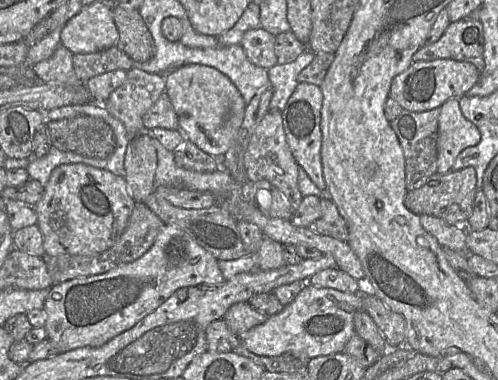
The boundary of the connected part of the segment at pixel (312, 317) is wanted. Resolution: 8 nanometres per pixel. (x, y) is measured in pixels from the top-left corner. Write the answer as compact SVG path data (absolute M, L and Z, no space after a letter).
M304 284L294 301L284 309L245 334L245 347L258 356L279 356L291 353L301 360L310 360L318 356L326 356L342 352L347 342L355 333L353 318L357 311L362 310L363 295L360 293L344 293L331 288L317 288Z

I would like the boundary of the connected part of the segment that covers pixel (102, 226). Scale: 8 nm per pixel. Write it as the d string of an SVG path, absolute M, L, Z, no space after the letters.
M66 164L56 167L44 187L40 201L33 207L37 226L42 234L45 256L88 256L106 251L122 235L135 203L125 179L121 176L84 164Z

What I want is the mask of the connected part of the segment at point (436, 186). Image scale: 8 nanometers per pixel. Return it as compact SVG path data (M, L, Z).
M466 167L461 170L451 170L446 174L435 173L429 177L422 177L414 184L414 189L409 190L404 198L405 206L413 213L417 215L427 214L435 216L445 220L449 224L456 225L457 227L462 227L462 225L467 223L470 217L473 206L474 199L477 191L477 177L476 170L473 167Z

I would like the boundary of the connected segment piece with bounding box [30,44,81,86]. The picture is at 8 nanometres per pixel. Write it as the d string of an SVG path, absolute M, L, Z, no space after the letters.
M62 44L45 60L33 64L31 72L41 83L63 86L80 85L73 68L73 54Z

